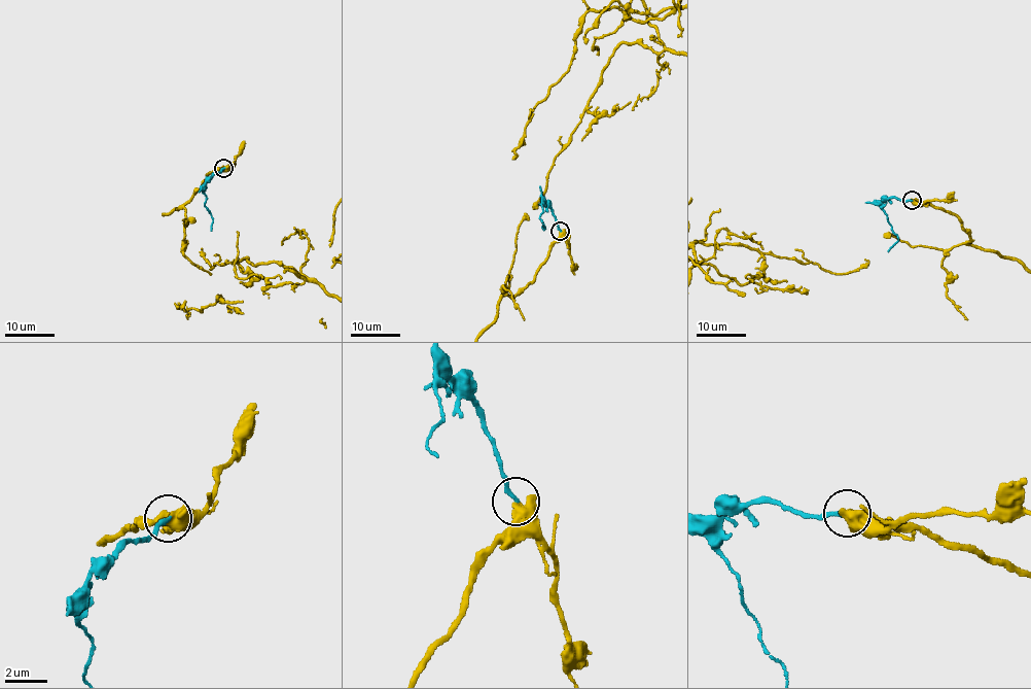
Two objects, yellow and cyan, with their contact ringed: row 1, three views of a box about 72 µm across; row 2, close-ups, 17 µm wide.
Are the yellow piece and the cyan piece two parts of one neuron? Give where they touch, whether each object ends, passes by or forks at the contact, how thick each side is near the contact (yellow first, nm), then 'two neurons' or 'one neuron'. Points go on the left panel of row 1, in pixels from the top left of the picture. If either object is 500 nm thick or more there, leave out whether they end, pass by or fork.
(223, 168) | 600/180 nm | one neuron

